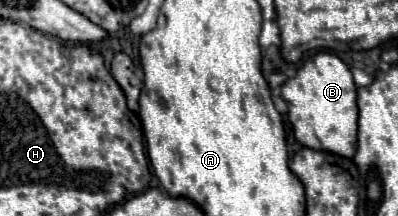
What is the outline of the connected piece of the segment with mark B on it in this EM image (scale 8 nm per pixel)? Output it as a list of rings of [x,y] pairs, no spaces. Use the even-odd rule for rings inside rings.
[[[318,52],[306,60],[298,74],[282,86],[282,98],[288,102],[288,118],[300,144],[312,150],[324,150],[344,158],[354,158],[358,136],[356,84],[350,68],[330,52]]]

